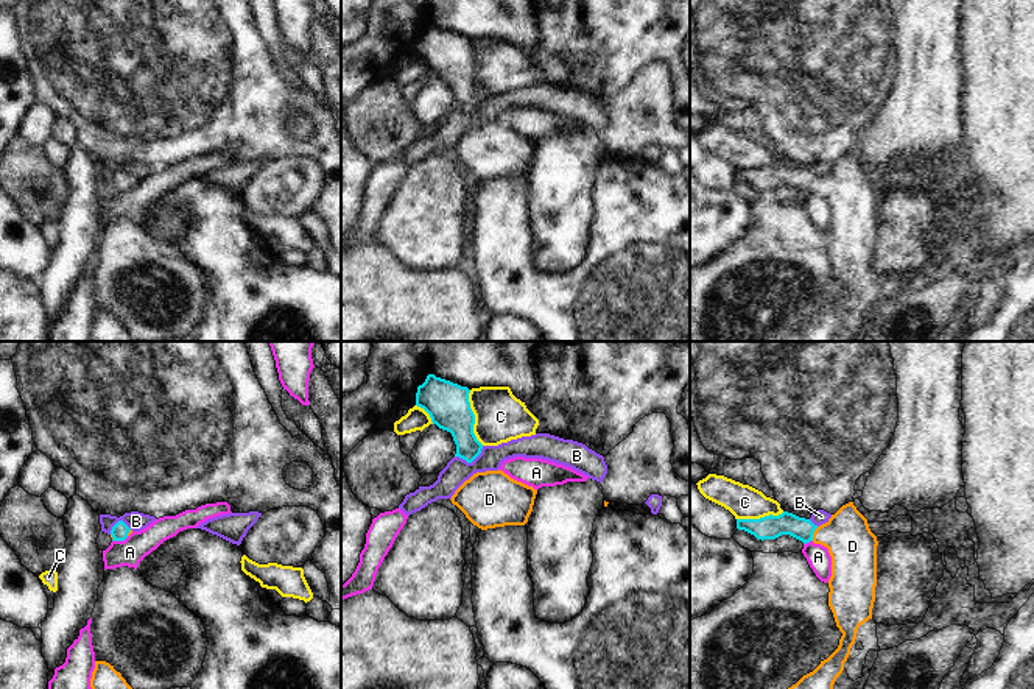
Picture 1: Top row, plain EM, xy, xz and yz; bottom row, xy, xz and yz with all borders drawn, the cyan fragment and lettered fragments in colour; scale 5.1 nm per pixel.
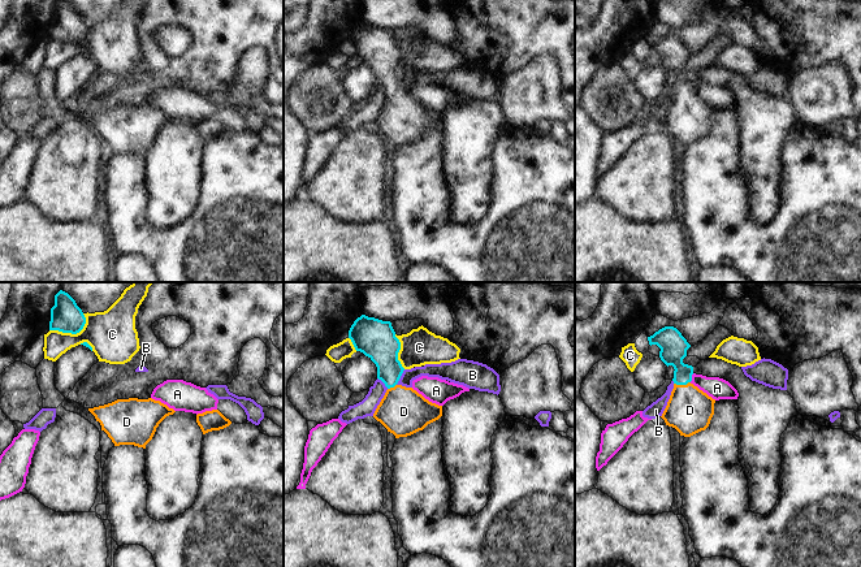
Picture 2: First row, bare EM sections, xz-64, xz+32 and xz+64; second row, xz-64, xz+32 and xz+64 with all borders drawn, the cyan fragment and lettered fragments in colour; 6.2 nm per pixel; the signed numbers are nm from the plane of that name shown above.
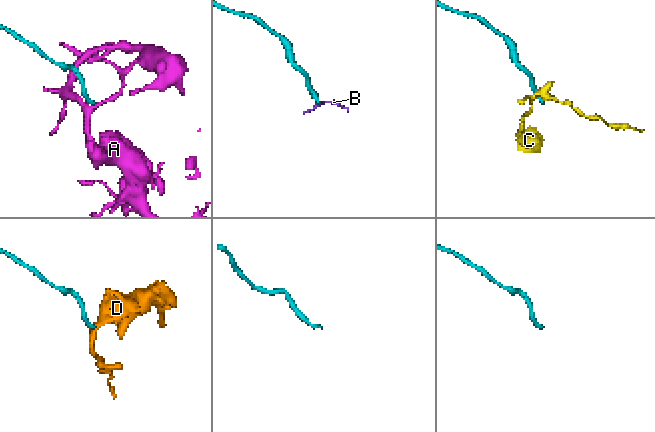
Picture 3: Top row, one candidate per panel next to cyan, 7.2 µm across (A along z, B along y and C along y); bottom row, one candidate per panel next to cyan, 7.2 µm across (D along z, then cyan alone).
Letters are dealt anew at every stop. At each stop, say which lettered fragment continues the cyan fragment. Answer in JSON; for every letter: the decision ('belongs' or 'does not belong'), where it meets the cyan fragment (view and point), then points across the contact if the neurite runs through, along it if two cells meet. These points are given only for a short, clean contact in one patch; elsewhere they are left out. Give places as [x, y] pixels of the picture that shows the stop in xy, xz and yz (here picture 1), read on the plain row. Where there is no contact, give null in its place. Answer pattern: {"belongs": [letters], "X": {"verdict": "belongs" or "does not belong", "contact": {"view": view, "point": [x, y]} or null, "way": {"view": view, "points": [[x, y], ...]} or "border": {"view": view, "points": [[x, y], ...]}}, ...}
{"belongs": ["D"], "A": {"verdict": "does not belong", "contact": {"view": "xy", "point": [120, 190]}, "border": {"view": "xy", "points": [[128, 187], [112, 192]]}}, "B": {"verdict": "does not belong", "contact": {"view": "xz", "point": [471, 113]}, "border": {"view": "xz", "points": [[483, 97], [471, 113], [455, 108]]}}, "C": {"verdict": "does not belong", "contact": {"view": "xz", "point": [474, 69]}}, "D": {"verdict": "belongs", "contact": {"view": "yz", "point": [813, 183]}, "way": {"view": "yz", "points": [[770, 178], [799, 178], [813, 183], [841, 186], [852, 197]]}}}

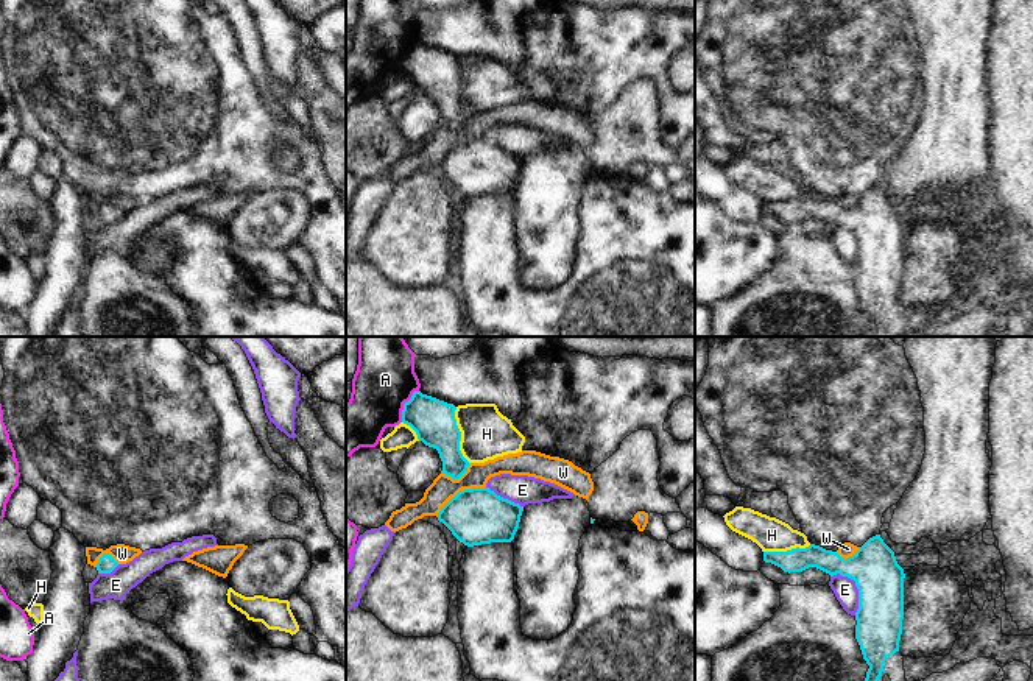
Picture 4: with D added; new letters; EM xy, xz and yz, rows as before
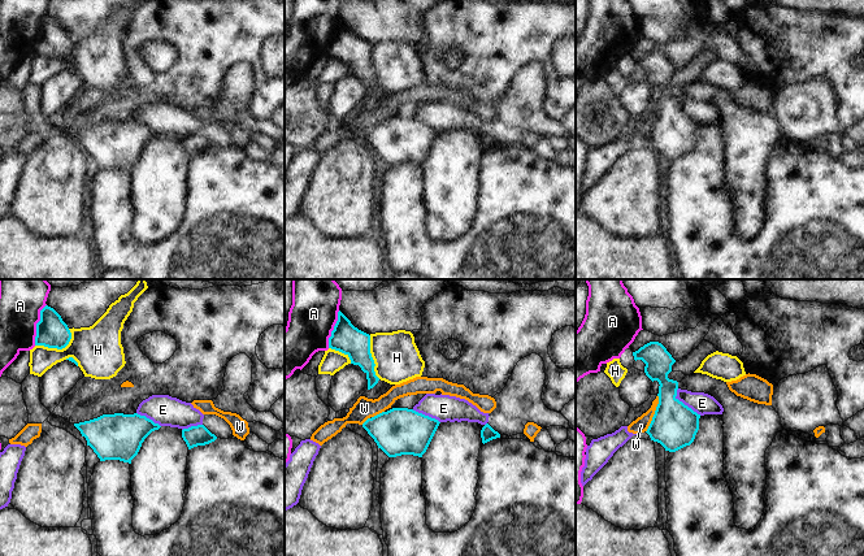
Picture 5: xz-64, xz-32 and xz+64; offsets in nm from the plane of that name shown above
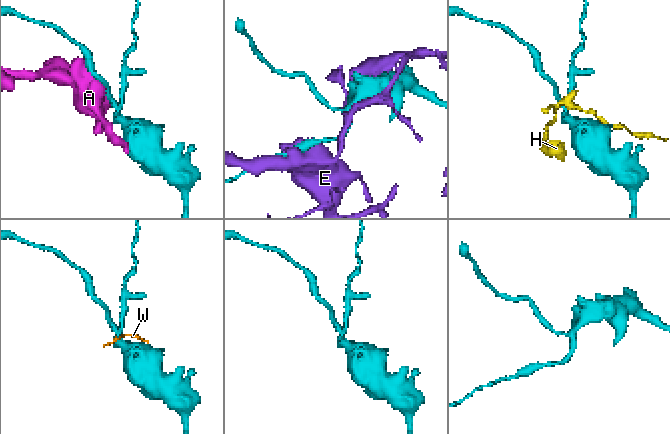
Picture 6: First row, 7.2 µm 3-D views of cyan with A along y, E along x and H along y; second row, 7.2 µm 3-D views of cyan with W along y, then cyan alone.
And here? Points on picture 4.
{"belongs": [], "A": {"verdict": "does not belong", "contact": {"view": "xz", "point": [404, 56]}}, "E": {"verdict": "does not belong", "contact": {"view": "yz", "point": [856, 236]}}, "H": {"verdict": "does not belong", "contact": {"view": "xz", "point": [460, 86]}}, "W": {"verdict": "does not belong", "contact": {"view": "xz", "point": [460, 142]}, "border": {"view": "xz", "points": [[485, 136], [460, 141], [437, 167]]}}}

